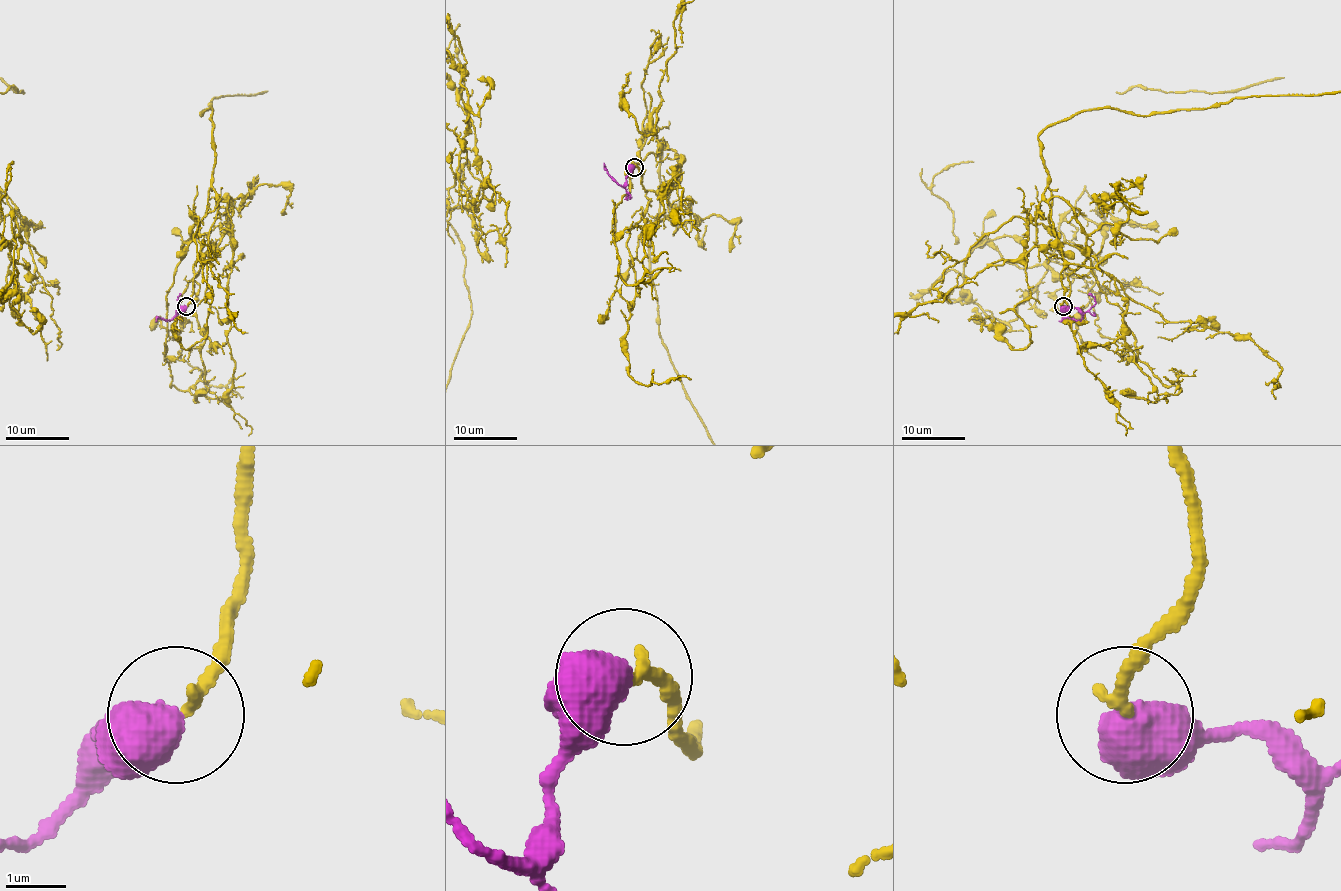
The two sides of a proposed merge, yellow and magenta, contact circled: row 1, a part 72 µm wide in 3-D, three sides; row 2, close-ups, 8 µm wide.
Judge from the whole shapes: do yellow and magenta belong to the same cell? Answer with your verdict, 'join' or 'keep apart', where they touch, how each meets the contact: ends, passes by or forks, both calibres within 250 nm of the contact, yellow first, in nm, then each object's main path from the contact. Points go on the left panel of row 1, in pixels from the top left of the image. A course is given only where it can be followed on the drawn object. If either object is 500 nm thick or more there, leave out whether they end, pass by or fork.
join; at (186, 306); 200 nm thick on the yellow side, 650 nm on the other; magenta runs (186, 306), (178, 308), (172, 319), (164, 320), (159, 317), (156, 322)

